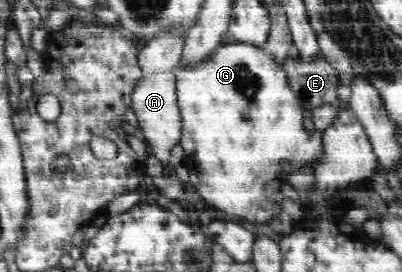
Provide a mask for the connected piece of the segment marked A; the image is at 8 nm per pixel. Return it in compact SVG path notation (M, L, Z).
M174 73L144 75L133 91L131 107L137 116L151 154L155 155L165 167L169 164L171 149L179 144L182 138L182 116L178 107L177 80Z

